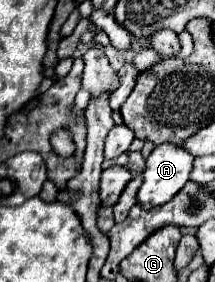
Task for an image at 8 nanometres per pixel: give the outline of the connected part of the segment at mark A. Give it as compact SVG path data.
M164 143L156 145L142 171L142 185L136 193L136 203L142 209L154 209L168 203L176 191L186 185L194 157L182 147Z

